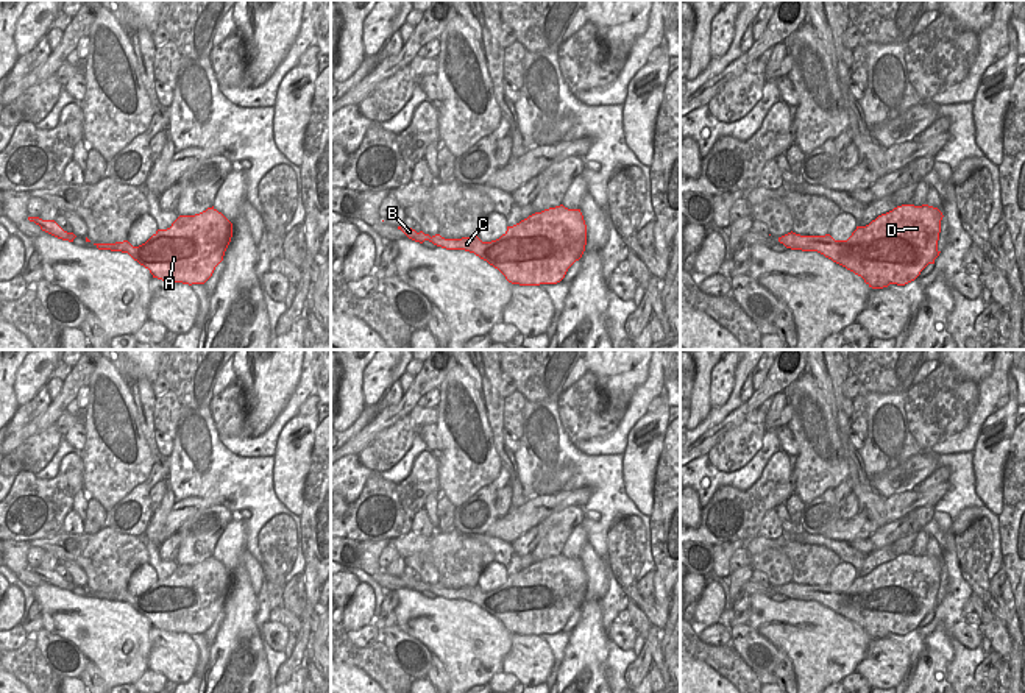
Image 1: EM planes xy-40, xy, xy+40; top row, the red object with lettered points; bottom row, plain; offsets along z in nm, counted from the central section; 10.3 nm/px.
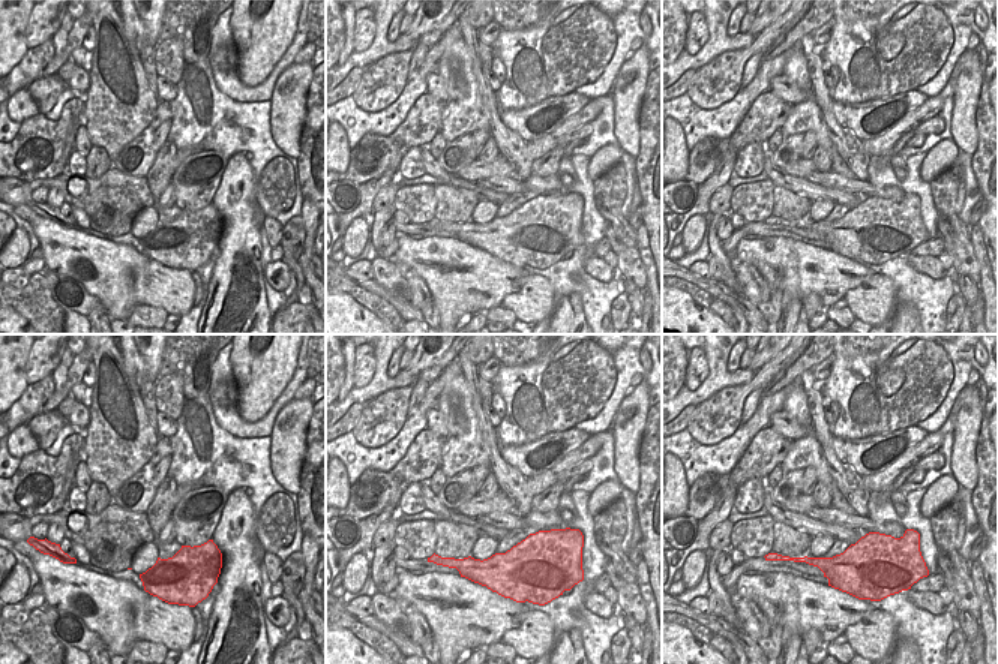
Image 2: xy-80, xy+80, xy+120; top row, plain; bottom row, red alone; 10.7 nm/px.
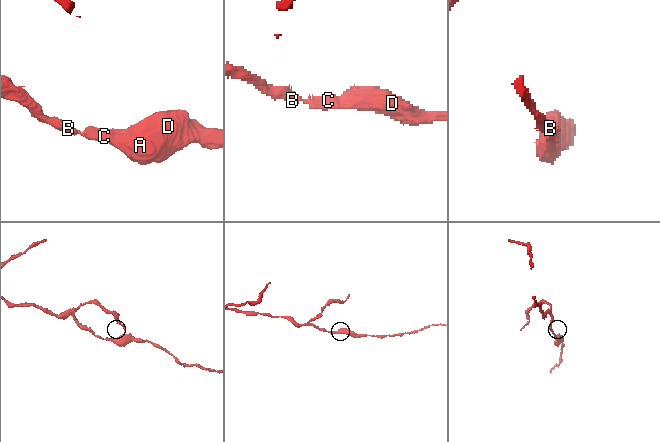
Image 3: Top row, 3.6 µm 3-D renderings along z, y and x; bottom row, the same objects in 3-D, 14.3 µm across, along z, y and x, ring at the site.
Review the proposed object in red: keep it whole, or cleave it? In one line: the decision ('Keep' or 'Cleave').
Keep.

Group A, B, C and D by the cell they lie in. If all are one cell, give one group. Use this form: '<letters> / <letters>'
A B C D

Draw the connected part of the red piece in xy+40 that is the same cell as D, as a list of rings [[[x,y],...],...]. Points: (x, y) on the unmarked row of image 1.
[[[902,554],[878,565],[866,576],[857,576],[847,590],[835,590],[830,584],[800,585],[791,581],[779,587],[779,592],[791,599],[824,604],[861,626],[872,638],[883,638],[889,634],[905,635],[914,631],[928,613],[935,613],[935,609],[939,606],[938,590],[942,567],[938,557],[928,554]]]

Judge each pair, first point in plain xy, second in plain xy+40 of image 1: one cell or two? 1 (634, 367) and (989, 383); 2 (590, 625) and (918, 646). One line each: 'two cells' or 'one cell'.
1: two cells
2: two cells

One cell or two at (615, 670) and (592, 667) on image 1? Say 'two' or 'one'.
two

